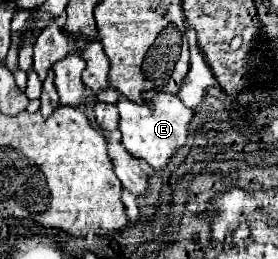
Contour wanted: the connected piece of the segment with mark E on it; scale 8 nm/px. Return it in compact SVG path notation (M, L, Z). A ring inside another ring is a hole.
M146 92L146 104L134 104L126 98L120 98L120 132L124 148L140 160L146 160L154 170L166 168L168 160L186 144L190 122L194 110L186 108L178 96L160 94L160 92Z

